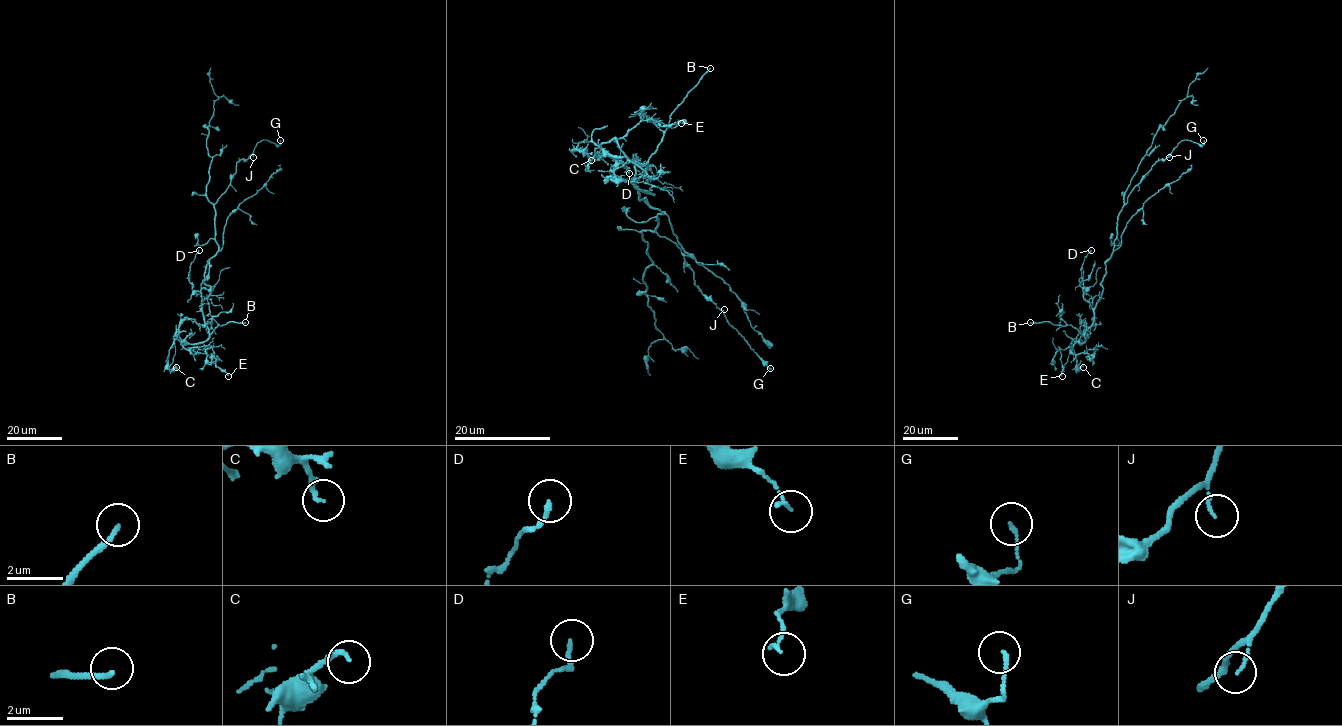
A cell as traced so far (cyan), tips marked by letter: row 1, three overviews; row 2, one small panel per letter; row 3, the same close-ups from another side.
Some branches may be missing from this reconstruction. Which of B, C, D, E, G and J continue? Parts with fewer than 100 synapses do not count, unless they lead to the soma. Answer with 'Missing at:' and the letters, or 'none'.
Missing at: B

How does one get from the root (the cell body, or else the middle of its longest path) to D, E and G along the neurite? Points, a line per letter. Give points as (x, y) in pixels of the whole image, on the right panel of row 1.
D: (1113, 249), (1105, 263), (1101, 298), (1093, 308), (1083, 297), (1082, 265), (1091, 250)
E: (1113, 249), (1105, 263), (1103, 293), (1085, 340), (1076, 342), (1072, 349), (1059, 347), (1062, 376)
G: (1113, 249), (1117, 216), (1130, 191), (1156, 162), (1164, 159), (1181, 141), (1191, 140), (1203, 145), (1203, 140)

